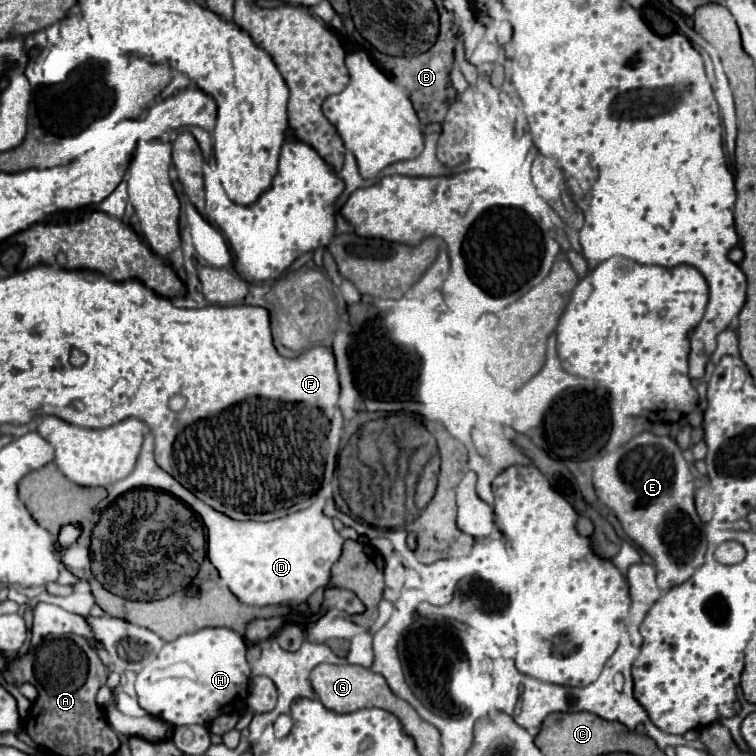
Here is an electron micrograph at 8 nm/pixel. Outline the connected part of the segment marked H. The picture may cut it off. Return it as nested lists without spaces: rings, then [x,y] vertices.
[[[202,628],[192,634],[184,634],[176,640],[164,642],[156,660],[152,660],[136,678],[136,696],[140,708],[150,716],[168,722],[170,726],[204,724],[208,726],[222,714],[226,704],[236,698],[246,698],[246,684],[250,684],[250,666],[246,660],[246,642],[230,628]]]

